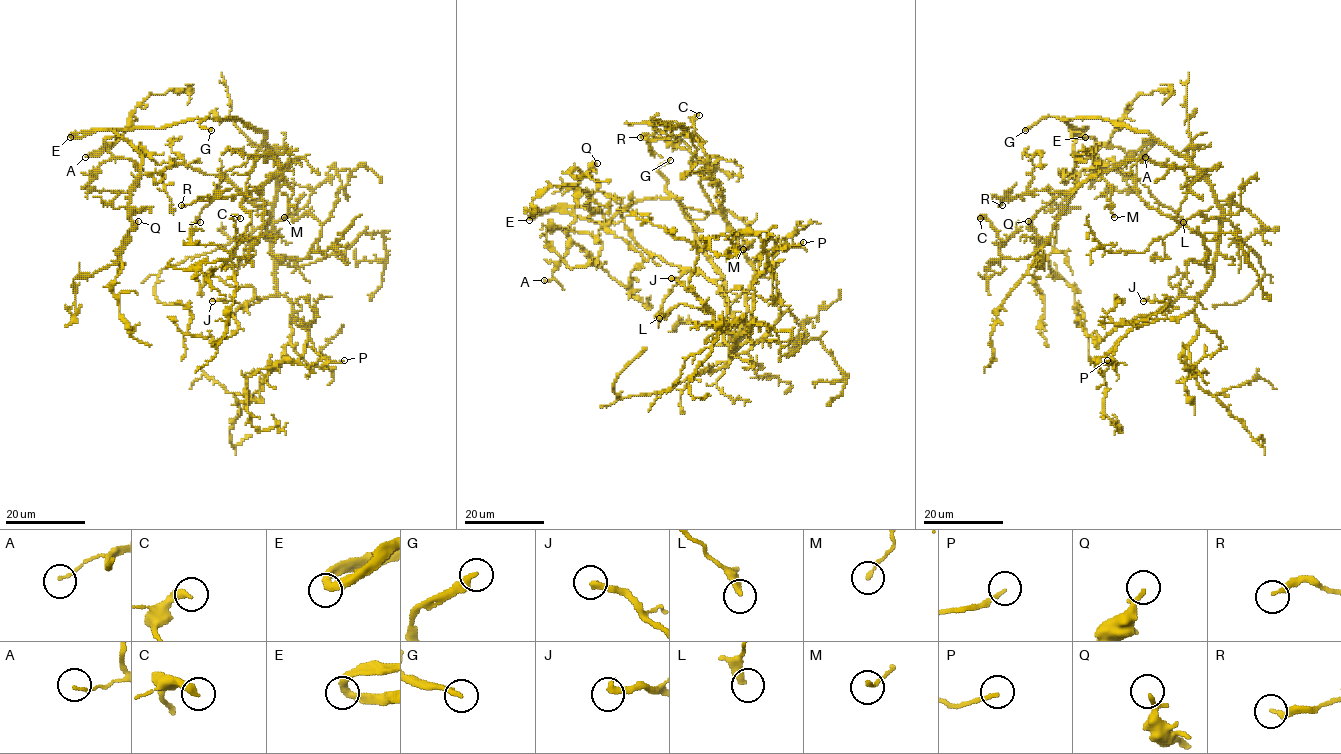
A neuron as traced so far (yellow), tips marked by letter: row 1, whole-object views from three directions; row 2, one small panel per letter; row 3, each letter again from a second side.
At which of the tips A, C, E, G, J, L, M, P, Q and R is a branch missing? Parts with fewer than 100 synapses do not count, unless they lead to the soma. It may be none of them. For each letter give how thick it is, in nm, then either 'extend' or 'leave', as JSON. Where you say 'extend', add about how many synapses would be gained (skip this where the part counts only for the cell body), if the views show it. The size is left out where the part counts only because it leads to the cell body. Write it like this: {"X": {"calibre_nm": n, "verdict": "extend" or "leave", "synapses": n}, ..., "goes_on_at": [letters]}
{"A": {"calibre_nm": 100, "verdict": "leave"}, "C": {"calibre_nm": 360, "verdict": "leave"}, "E": {"calibre_nm": 320, "verdict": "leave"}, "G": {"calibre_nm": 260, "verdict": "extend"}, "J": {"calibre_nm": 320, "verdict": "leave"}, "L": {"calibre_nm": 320, "verdict": "leave"}, "M": {"calibre_nm": 160, "verdict": "leave"}, "P": {"calibre_nm": 150, "verdict": "leave"}, "Q": {"calibre_nm": 140, "verdict": "leave"}, "R": {"calibre_nm": 240, "verdict": "leave"}, "goes_on_at": ["G"]}

